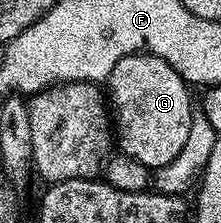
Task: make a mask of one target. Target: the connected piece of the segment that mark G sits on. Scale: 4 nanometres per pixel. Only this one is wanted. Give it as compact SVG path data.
M137 52L134 56L121 58L121 62L117 62L117 66L113 66L105 84L109 89L109 108L113 113L113 132L117 137L118 151L122 155L141 162L149 170L163 168L173 161L173 158L180 153L185 138L189 135L190 118L193 111L192 89L187 81L181 78L181 74L177 74L177 70L173 70L173 66L169 66L169 62L156 56L150 56L147 52Z

